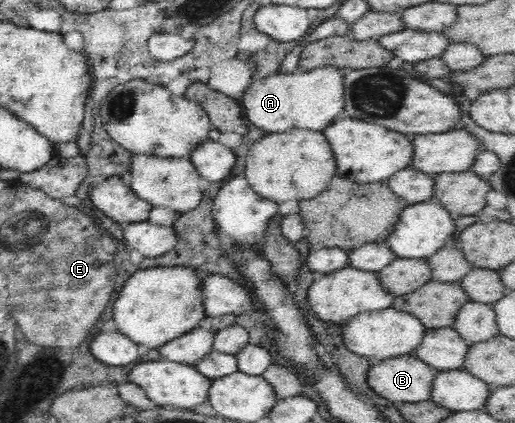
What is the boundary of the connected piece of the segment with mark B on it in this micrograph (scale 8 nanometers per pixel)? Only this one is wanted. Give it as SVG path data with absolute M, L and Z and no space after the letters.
M412 353L402 354L371 364L367 384L373 395L395 404L428 401L436 371Z

